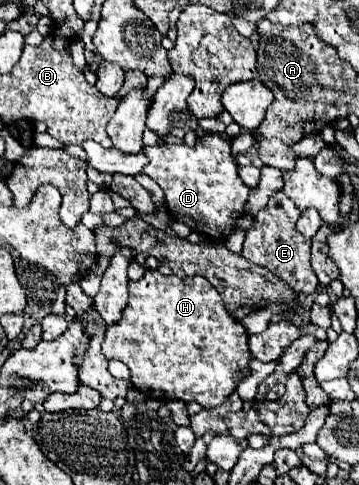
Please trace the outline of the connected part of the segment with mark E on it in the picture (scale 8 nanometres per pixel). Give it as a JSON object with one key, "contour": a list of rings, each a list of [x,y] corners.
{"contour":[[[282,191],[274,193],[268,199],[268,205],[254,217],[254,225],[248,229],[244,239],[242,257],[268,267],[276,277],[284,279],[298,293],[310,295],[318,287],[318,279],[310,265],[310,239],[296,231],[296,221],[300,213],[302,211],[294,205],[290,197],[286,197]]]}

